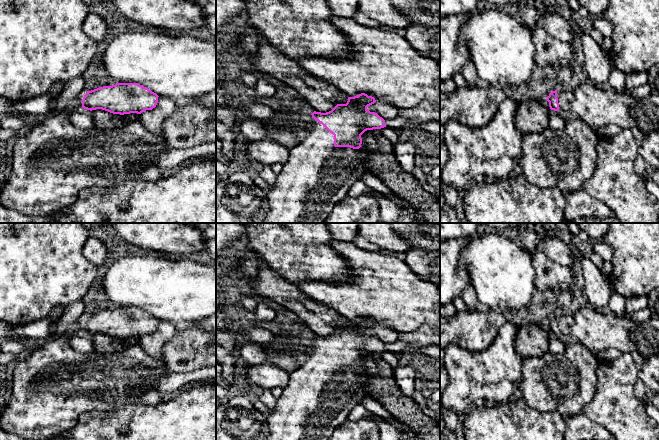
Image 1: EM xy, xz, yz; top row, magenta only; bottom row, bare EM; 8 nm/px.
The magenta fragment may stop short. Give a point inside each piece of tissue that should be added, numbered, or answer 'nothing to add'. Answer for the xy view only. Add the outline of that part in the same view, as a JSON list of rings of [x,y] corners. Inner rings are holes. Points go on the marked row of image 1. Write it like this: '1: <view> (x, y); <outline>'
nothing to add

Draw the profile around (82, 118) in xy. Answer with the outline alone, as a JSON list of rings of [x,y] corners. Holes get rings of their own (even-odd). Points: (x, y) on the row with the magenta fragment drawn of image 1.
[[[87,109],[69,110],[70,121],[80,129],[93,129],[94,121],[92,112]]]

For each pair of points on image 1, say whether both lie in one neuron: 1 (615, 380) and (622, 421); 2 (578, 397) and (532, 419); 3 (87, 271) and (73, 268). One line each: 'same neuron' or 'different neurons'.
1: same neuron
2: different neurons
3: same neuron

